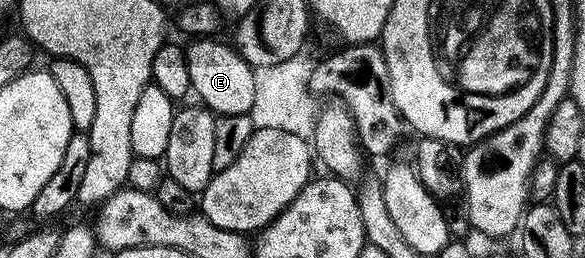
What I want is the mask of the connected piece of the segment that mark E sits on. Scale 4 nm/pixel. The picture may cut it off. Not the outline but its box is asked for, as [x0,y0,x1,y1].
[186,38,255,116]

